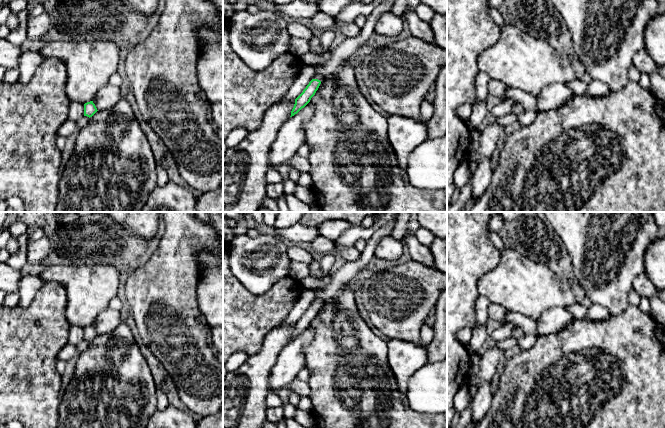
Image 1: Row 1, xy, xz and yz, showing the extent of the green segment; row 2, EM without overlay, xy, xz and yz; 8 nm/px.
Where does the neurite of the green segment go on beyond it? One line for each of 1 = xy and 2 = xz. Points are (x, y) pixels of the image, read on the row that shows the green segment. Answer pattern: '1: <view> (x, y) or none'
1: none
2: xz (319, 77)

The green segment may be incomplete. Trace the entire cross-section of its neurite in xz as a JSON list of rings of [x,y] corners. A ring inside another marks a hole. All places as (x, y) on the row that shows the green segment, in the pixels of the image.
[[[314,75],[313,79],[309,82],[303,92],[295,99],[294,107],[291,111],[291,116],[297,114],[302,108],[304,108],[311,100],[311,98],[315,95],[318,90],[321,81],[325,77],[321,75]]]

